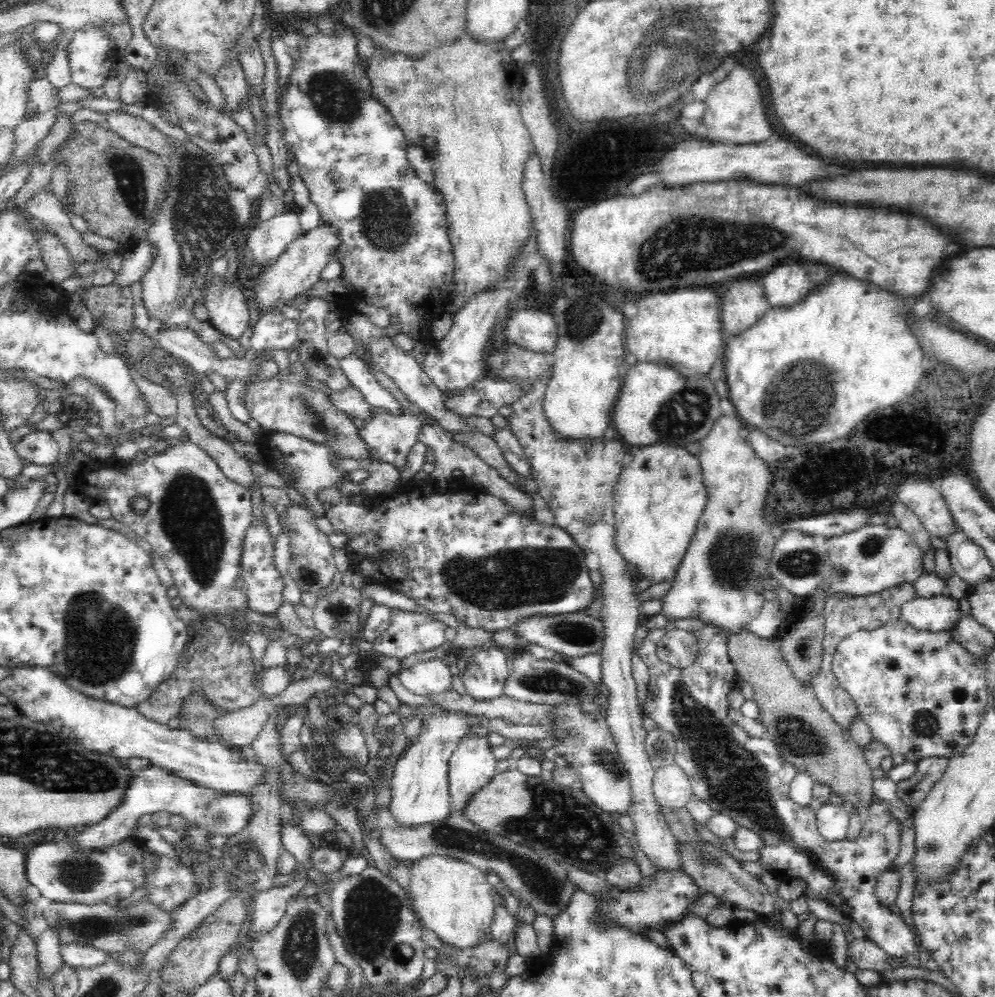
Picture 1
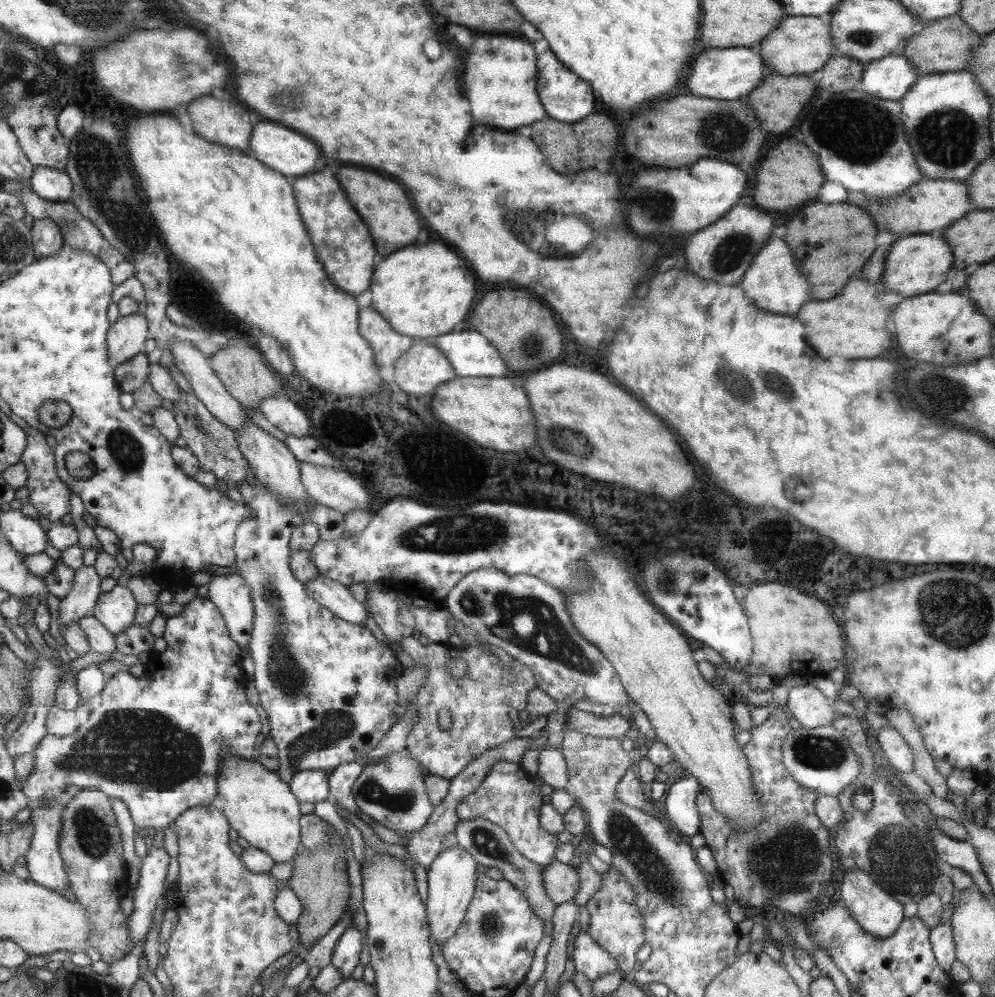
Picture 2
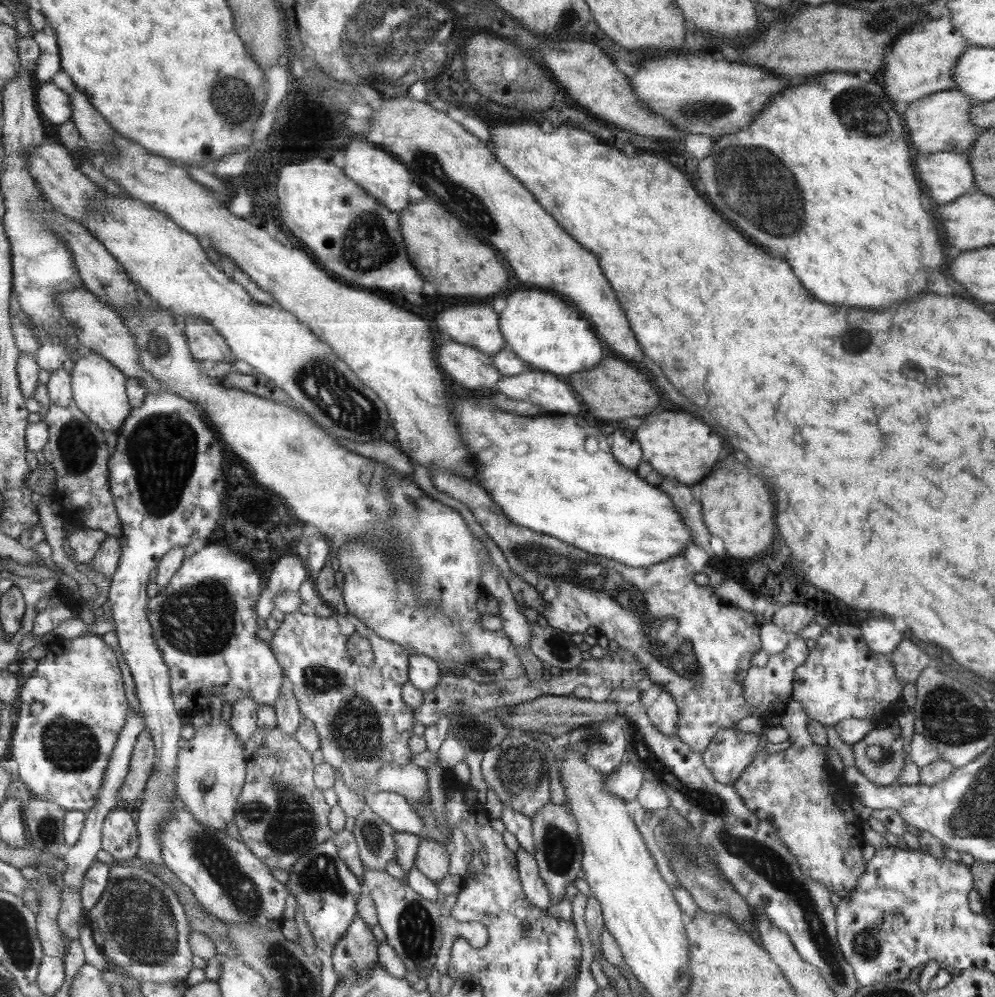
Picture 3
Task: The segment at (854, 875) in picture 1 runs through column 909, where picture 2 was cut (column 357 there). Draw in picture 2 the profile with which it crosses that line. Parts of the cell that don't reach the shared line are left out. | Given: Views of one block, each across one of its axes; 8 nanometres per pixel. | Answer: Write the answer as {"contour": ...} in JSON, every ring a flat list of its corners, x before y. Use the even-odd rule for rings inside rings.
{"contour":[[347,927,335,943,330,963,341,973,342,980,351,978,351,972,359,963,359,952,366,944,366,933]]}

